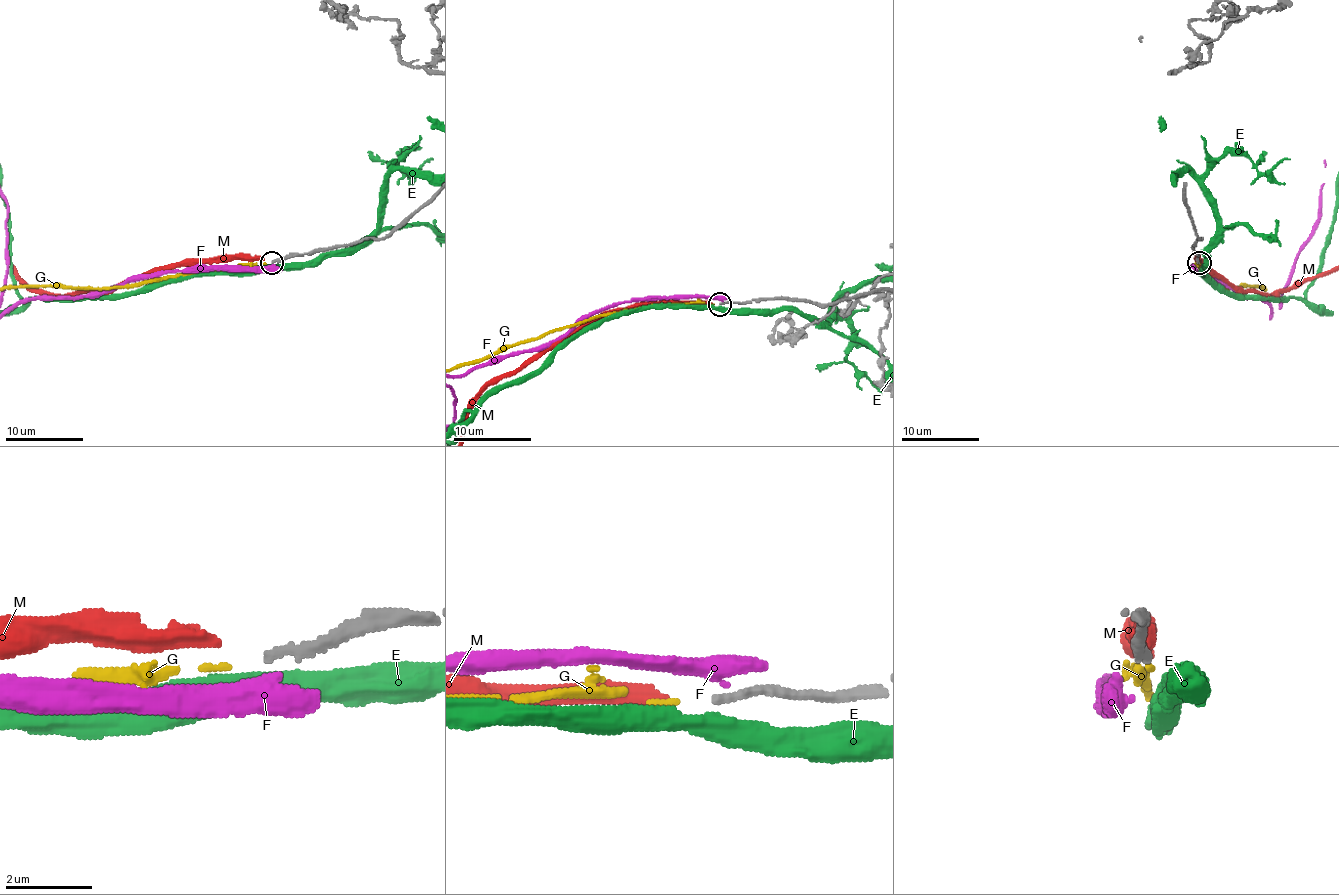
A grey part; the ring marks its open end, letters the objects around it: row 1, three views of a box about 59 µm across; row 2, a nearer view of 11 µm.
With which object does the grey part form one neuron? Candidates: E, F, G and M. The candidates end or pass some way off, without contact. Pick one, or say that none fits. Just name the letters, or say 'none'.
G

